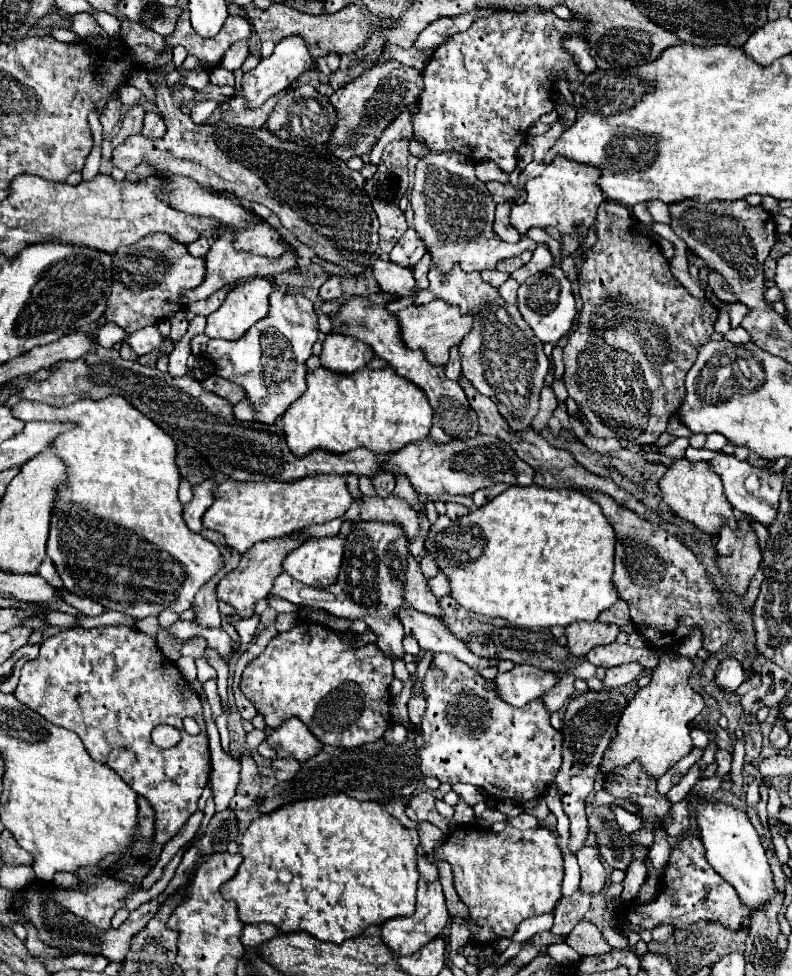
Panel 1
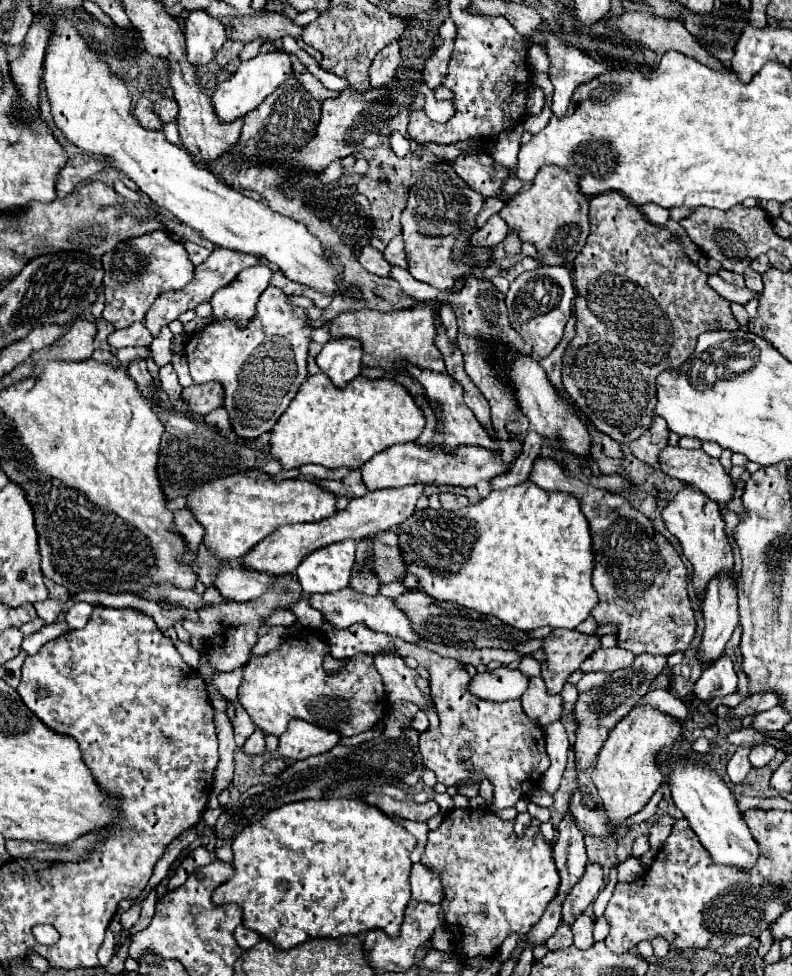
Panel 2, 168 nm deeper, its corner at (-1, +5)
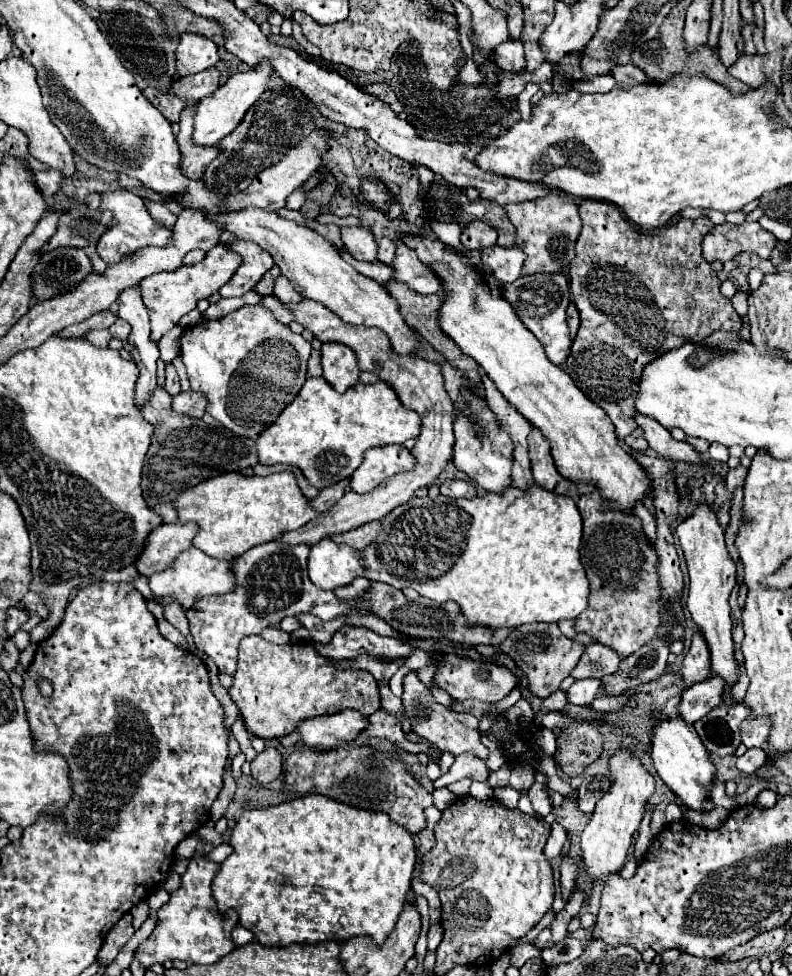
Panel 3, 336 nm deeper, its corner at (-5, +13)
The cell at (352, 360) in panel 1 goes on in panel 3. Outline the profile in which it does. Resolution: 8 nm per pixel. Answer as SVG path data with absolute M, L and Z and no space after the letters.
M328 343L328 345L322 345L320 353L322 353L324 379L338 393L344 393L346 389L358 383L360 369L356 363L356 355L350 351L350 347L344 347L340 343Z

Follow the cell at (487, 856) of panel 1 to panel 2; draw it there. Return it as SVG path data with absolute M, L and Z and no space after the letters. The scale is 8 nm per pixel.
M452 809L444 815L438 829L428 833L428 843L420 859L424 865L440 871L444 885L444 915L446 927L452 931L456 947L470 957L492 957L508 933L524 933L536 925L546 911L548 903L554 899L560 883L552 859L552 843L544 839L536 825L530 825L524 837L516 837L512 821L502 821L490 809Z

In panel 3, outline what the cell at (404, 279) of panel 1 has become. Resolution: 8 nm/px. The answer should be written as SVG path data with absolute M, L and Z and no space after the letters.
M340 227L342 243L346 251L358 261L376 261L374 235L364 227Z

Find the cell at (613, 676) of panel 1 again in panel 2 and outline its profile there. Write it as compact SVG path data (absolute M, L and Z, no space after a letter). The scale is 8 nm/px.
M600 671L600 673L588 673L588 675L584 675L580 681L578 681L578 691L580 693L584 693L584 691L588 691L588 689L594 689L594 687L600 687L600 683L604 683L604 679L608 679L608 675L604 675L604 671Z

